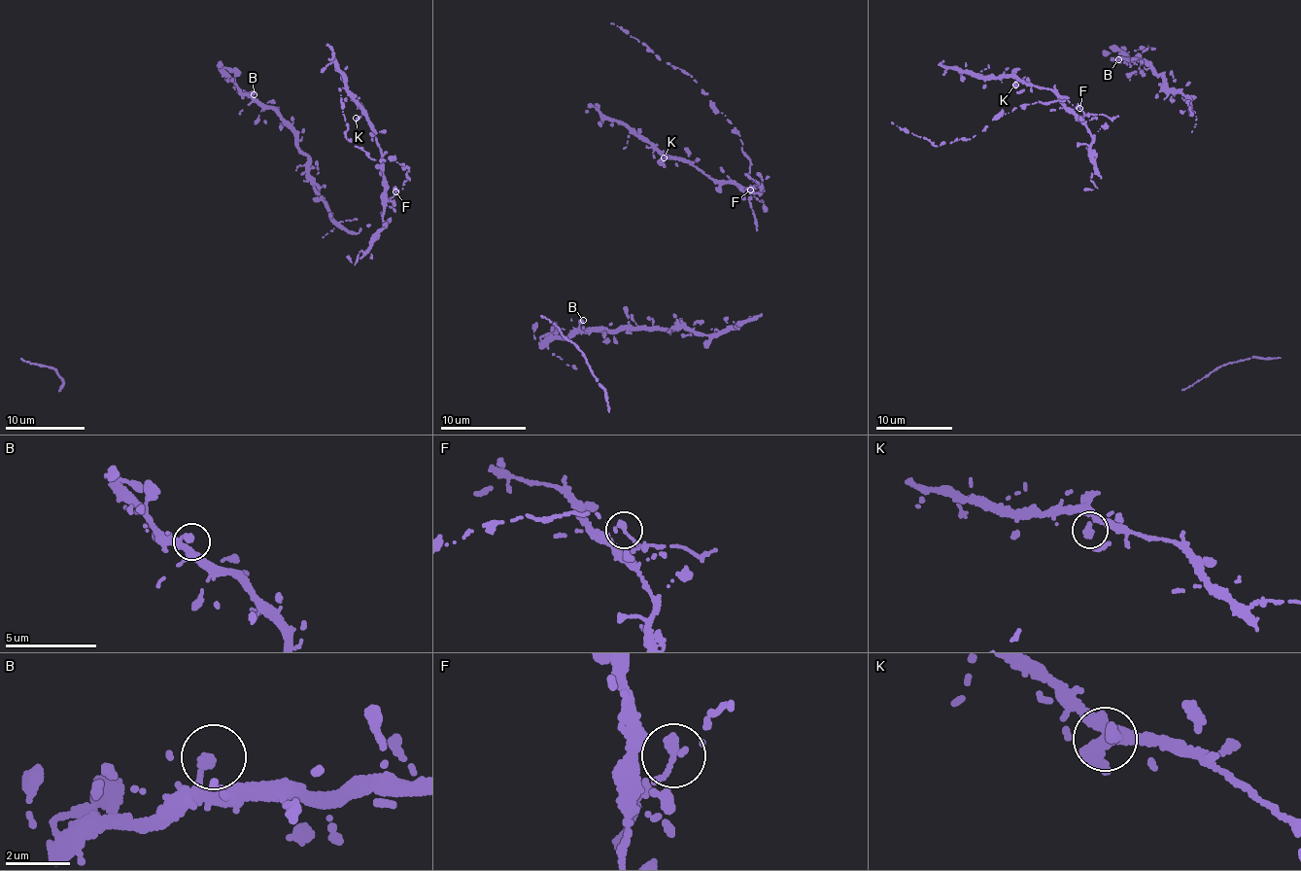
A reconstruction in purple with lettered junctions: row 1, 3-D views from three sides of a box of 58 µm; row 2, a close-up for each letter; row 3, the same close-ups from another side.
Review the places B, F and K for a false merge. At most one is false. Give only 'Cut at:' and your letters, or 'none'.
Cut at: F

